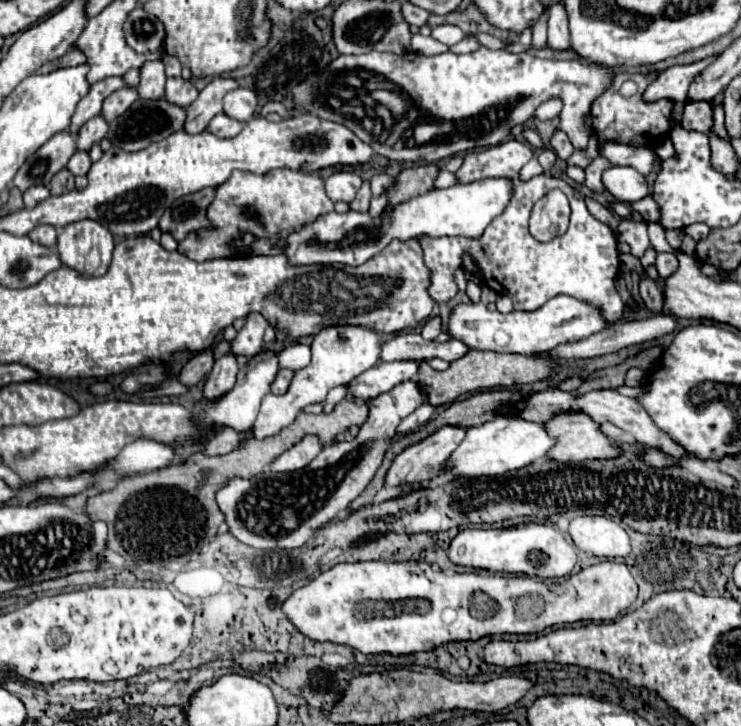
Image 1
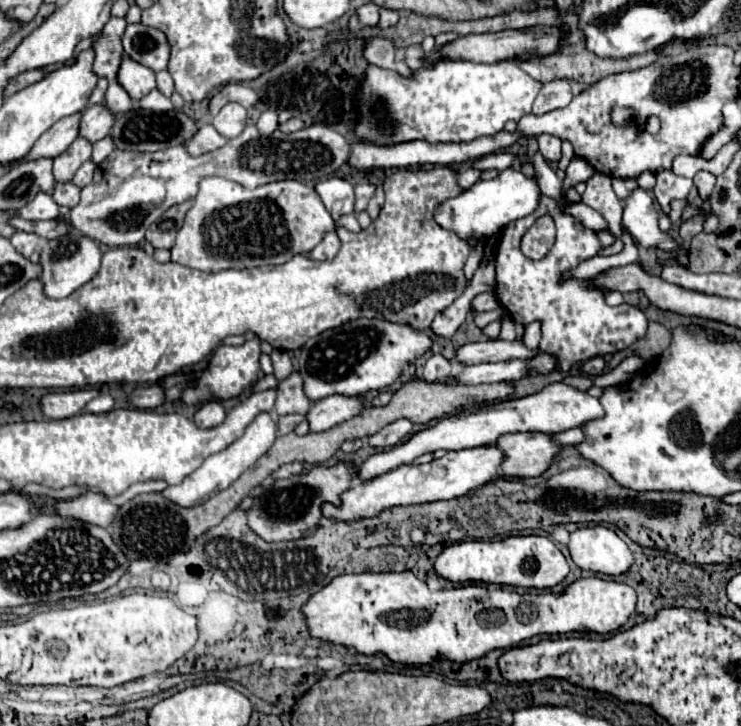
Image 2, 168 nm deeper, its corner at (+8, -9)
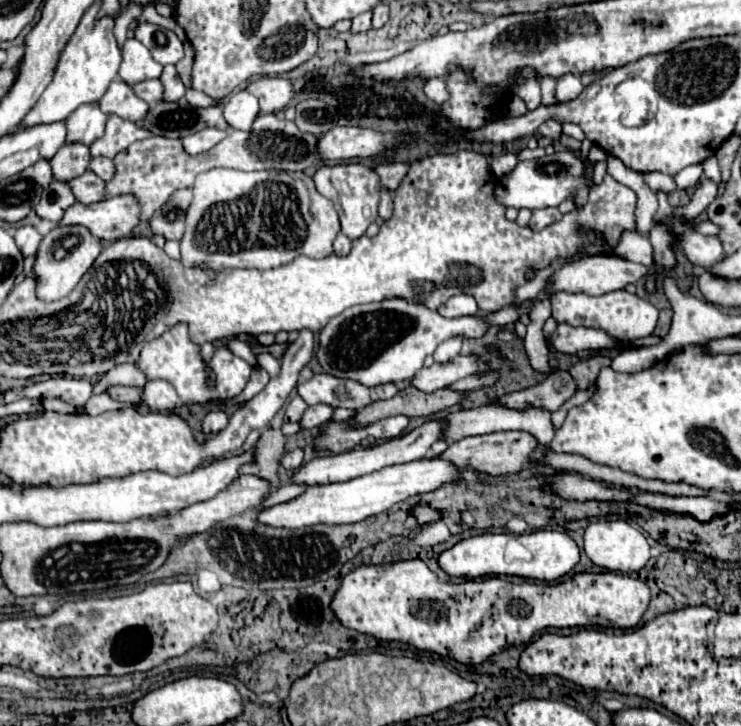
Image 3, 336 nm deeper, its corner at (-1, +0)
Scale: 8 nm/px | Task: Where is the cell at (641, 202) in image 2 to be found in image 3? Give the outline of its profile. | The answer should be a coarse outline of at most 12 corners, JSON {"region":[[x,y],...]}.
{"region":[[680,224],[694,266],[710,268],[724,258],[718,236],[702,236]]}

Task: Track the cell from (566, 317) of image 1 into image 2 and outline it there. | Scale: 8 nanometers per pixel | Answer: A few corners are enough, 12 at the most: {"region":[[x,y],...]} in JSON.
{"region":[[541,321],[525,325],[521,343],[537,349],[541,341]]}

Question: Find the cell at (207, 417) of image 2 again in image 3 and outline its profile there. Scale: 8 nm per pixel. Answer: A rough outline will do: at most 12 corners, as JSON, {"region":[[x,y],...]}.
{"region":[[212,410],[202,420],[204,434],[218,434],[226,428],[228,416]]}

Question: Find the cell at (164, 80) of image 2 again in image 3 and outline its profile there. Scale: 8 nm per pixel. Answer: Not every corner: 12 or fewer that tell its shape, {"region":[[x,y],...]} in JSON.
{"region":[[164,66],[158,80],[164,86],[162,102],[176,102],[184,88],[176,66]]}

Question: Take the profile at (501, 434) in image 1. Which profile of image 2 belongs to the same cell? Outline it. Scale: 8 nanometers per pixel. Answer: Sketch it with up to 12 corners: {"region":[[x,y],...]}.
{"region":[[497,445],[447,451],[351,487],[337,521],[455,499],[499,479]]}

